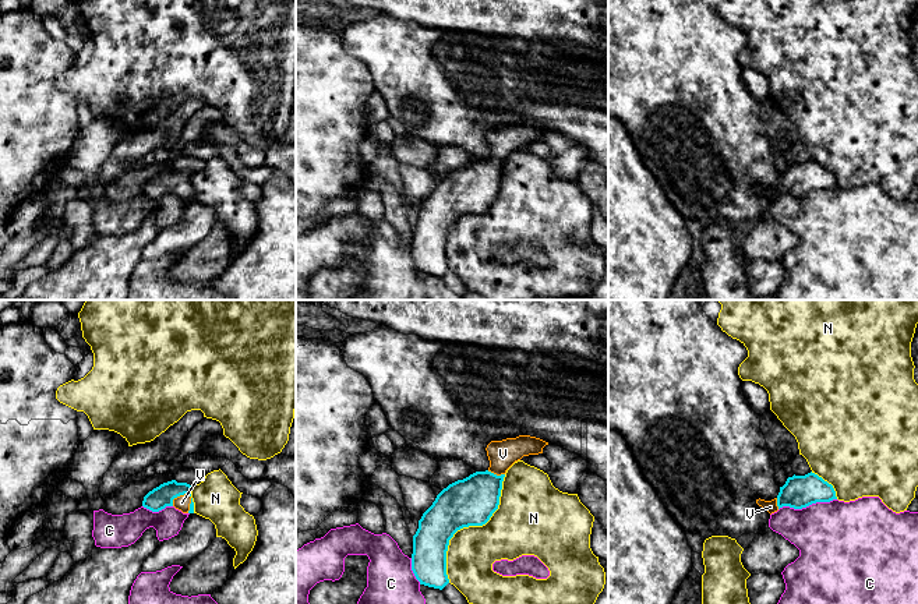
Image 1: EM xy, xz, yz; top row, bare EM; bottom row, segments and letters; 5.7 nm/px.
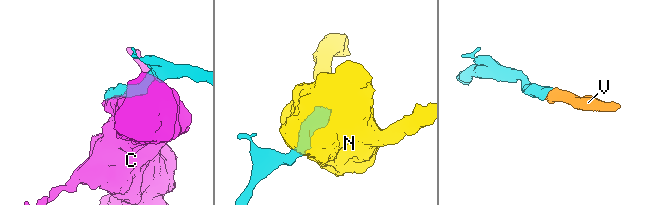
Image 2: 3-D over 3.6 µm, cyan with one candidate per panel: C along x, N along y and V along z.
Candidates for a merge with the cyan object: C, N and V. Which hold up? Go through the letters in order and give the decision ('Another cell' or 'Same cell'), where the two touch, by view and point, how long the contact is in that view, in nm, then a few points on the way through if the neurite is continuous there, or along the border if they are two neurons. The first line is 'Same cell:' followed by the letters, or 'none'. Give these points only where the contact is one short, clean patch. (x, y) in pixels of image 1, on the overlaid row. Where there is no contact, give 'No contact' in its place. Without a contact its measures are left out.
Same cell: V
C: Another cell. Touches cyan at yz (807, 505). Shared border 340 nm
N: Another cell. Touches cyan at xz (469, 525). Shared border 700 nm
V: Same cell. Touches cyan at xy (189, 494). Shared border 130 nm. Path across: xy (161, 497), (166, 494), (189, 494), (182, 502)

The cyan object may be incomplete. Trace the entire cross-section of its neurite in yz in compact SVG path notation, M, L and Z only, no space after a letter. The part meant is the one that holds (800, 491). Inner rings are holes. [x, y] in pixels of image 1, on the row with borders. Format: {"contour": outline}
{"contour": "M811 471L805 476L794 474L788 477L774 499L759 498L756 504L772 515L783 506L802 509L816 502L830 502L833 499L837 499L833 485Z"}

